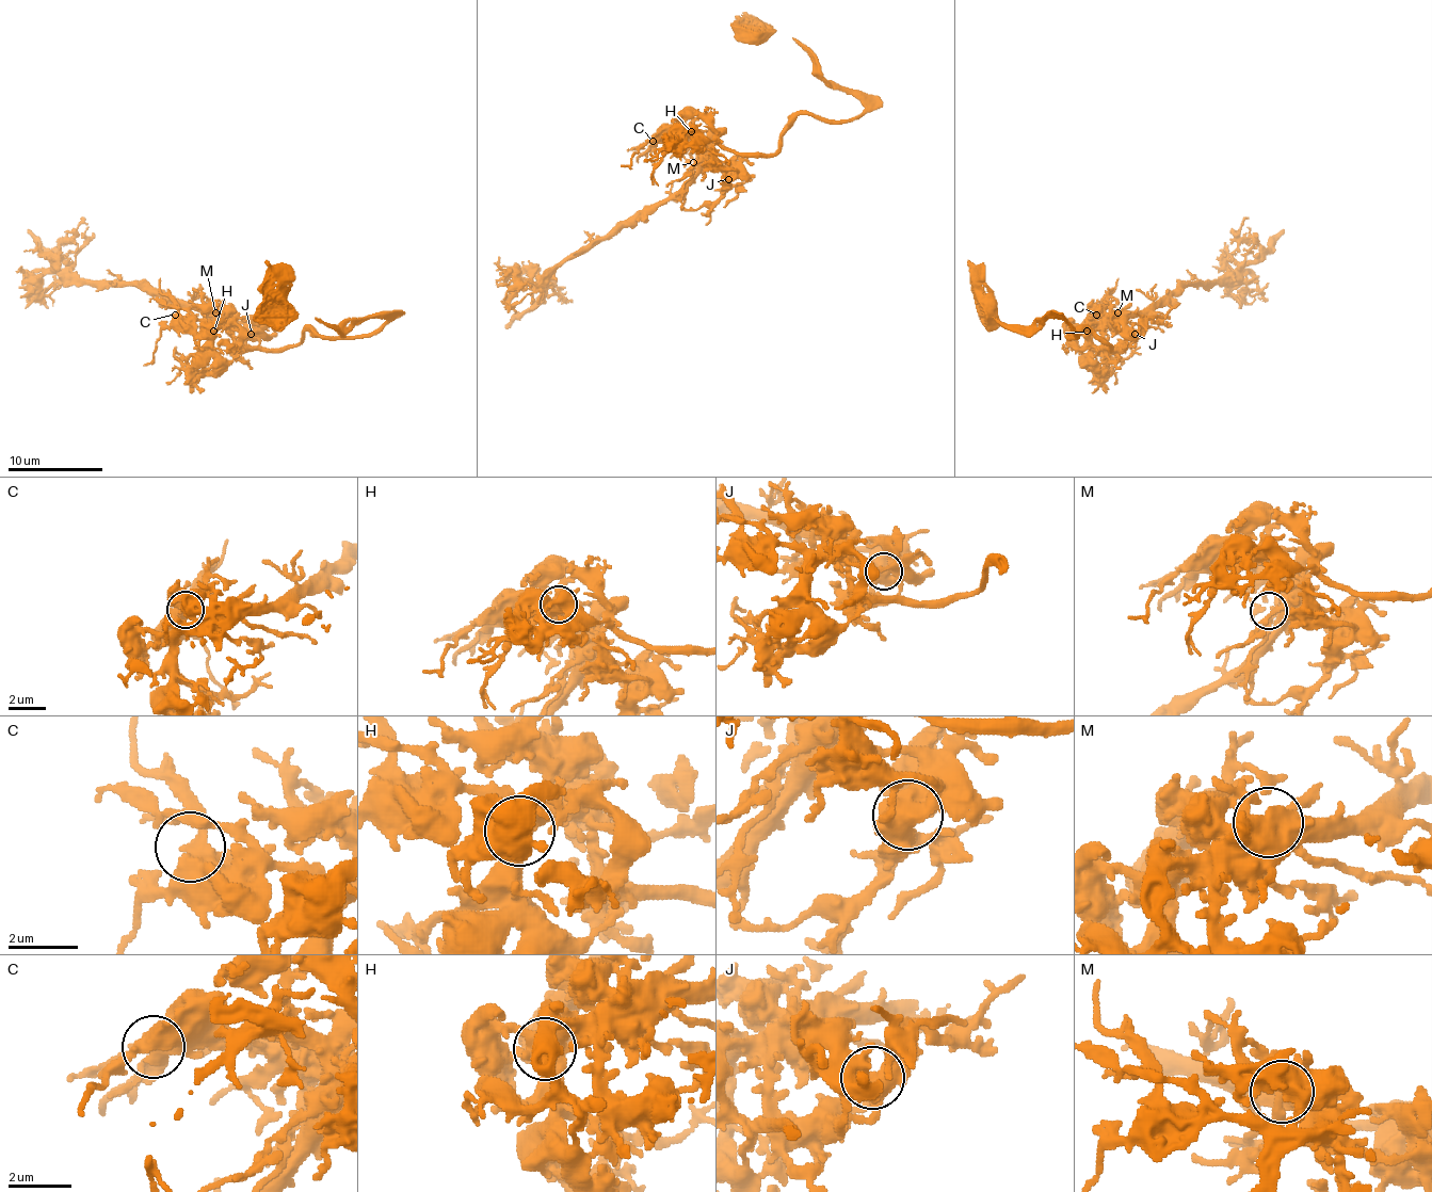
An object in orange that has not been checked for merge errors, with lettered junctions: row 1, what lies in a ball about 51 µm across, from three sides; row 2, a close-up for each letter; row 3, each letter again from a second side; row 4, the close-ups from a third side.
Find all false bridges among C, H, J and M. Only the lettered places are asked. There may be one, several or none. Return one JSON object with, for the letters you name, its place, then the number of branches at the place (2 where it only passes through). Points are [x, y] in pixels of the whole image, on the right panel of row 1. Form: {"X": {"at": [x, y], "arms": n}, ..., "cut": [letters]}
{"cut": []}

